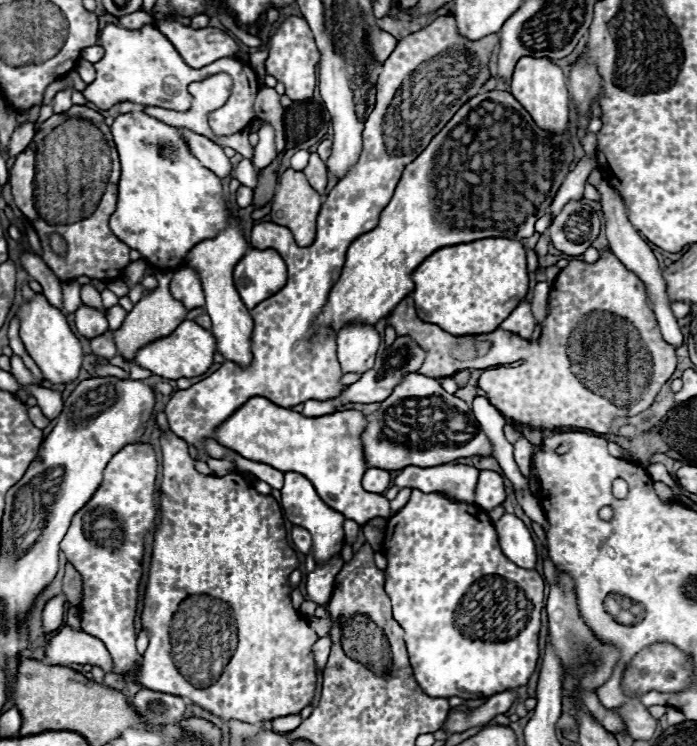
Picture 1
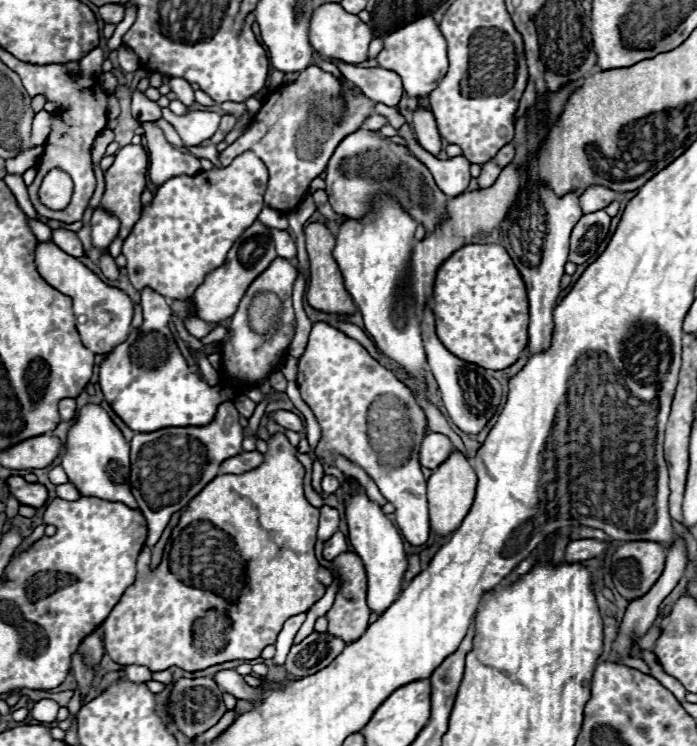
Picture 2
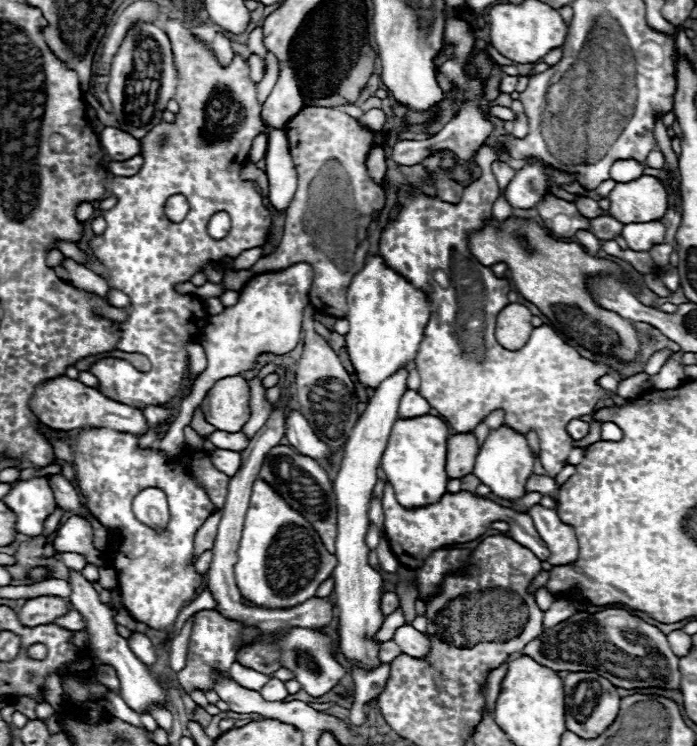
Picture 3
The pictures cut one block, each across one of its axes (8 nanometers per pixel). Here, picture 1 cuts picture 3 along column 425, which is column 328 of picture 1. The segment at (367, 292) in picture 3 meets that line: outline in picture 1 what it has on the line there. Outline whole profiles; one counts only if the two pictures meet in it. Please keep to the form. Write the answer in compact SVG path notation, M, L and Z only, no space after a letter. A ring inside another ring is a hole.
M492 90L472 96L452 120L432 138L428 148L406 166L392 200L380 212L378 226L358 236L348 252L342 274L332 286L326 304L314 318L314 326L340 332L348 324L372 326L388 316L402 298L414 290L410 274L438 248L474 242L482 238L522 240L532 236L534 222L544 216L572 164L570 132L562 136L540 130L510 92Z

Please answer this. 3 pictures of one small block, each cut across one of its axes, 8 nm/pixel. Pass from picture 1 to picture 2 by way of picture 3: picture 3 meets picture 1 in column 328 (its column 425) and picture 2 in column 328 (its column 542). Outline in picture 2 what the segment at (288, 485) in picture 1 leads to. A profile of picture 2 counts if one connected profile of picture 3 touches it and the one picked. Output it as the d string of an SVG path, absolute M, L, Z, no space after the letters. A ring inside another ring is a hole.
M336 532L326 544L324 544L324 550L322 550L322 556L326 558L326 560L334 560L334 558L338 558L340 554L344 554L344 552L348 552L348 544L346 544L346 538L344 538L344 534L342 532Z

